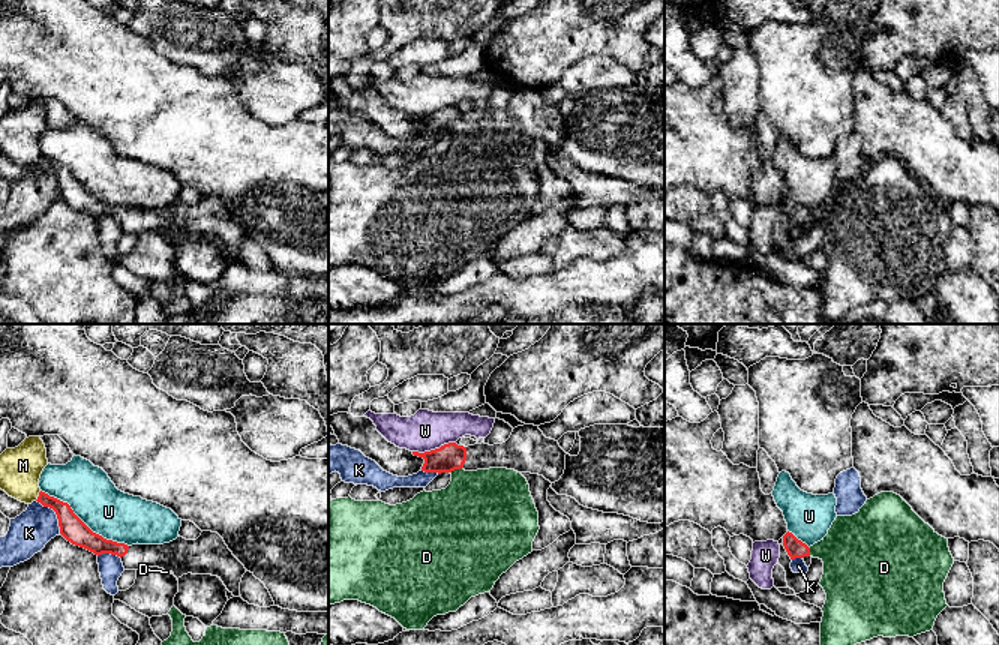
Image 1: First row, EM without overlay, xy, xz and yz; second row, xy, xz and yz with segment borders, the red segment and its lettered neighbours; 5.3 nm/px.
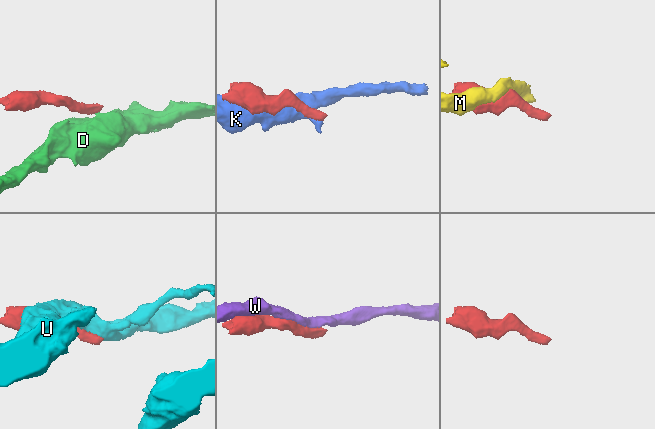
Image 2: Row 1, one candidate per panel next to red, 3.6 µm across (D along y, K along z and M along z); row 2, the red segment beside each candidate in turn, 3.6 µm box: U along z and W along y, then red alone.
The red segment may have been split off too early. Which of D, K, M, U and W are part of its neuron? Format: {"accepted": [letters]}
{"accepted": []}

